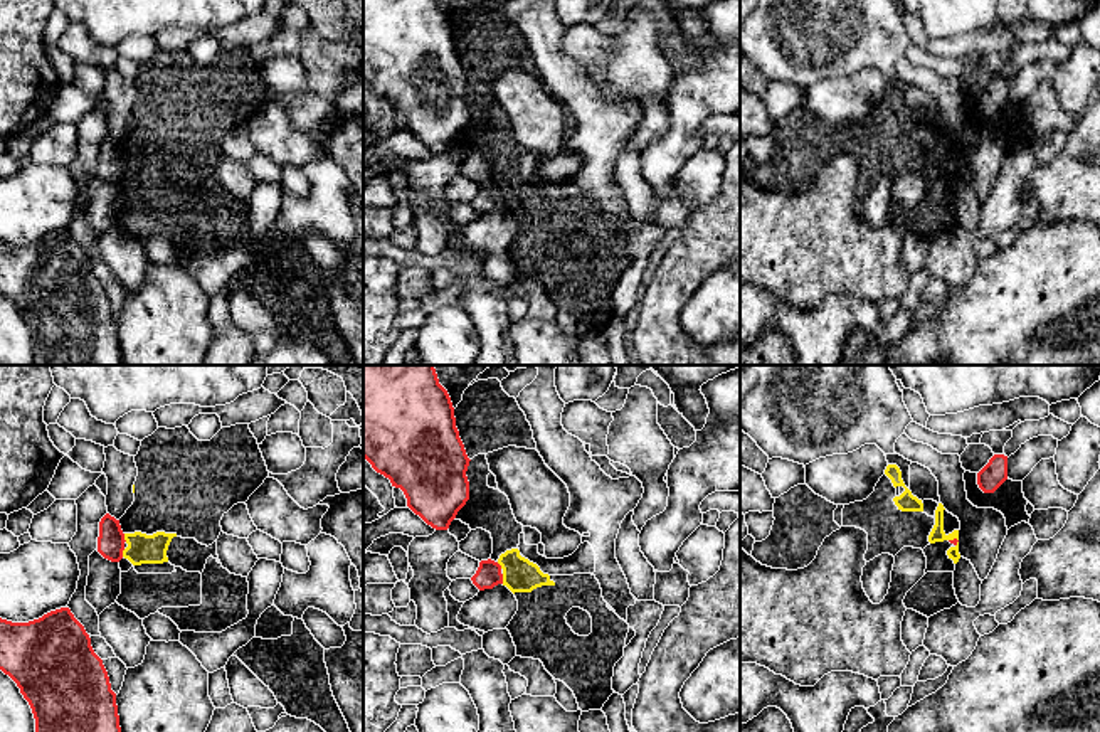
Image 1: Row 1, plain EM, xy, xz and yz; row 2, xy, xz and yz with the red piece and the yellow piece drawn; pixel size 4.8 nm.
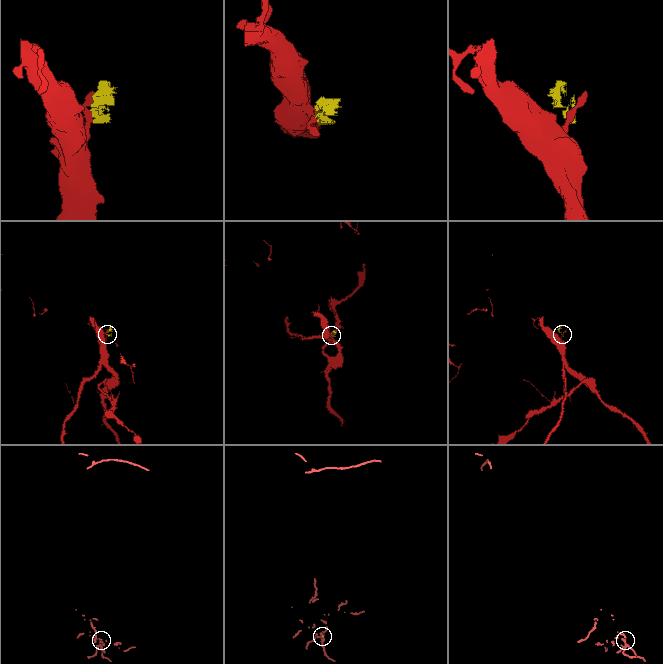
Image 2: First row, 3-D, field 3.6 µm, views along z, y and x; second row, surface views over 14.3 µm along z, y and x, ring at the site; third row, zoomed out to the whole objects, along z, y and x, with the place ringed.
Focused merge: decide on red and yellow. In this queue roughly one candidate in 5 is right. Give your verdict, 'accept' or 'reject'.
reject

